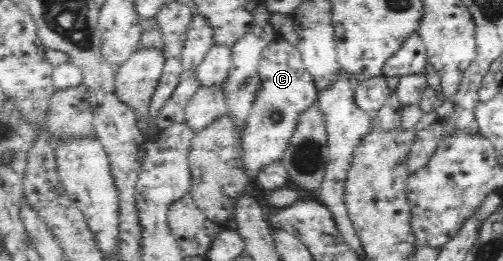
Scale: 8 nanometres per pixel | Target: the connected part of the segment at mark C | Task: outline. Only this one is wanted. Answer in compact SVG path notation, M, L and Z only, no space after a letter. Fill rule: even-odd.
M283 38L265 47L258 74L261 86L241 131L244 171L249 177L255 178L268 165L282 161L297 127L299 113L318 102L319 91L314 85L313 76L304 66L301 52Z

